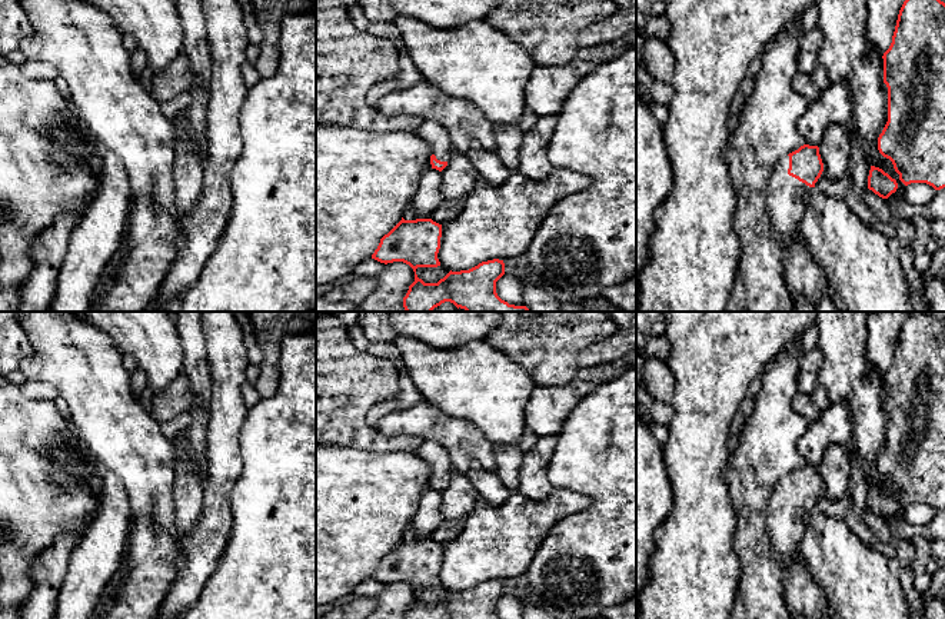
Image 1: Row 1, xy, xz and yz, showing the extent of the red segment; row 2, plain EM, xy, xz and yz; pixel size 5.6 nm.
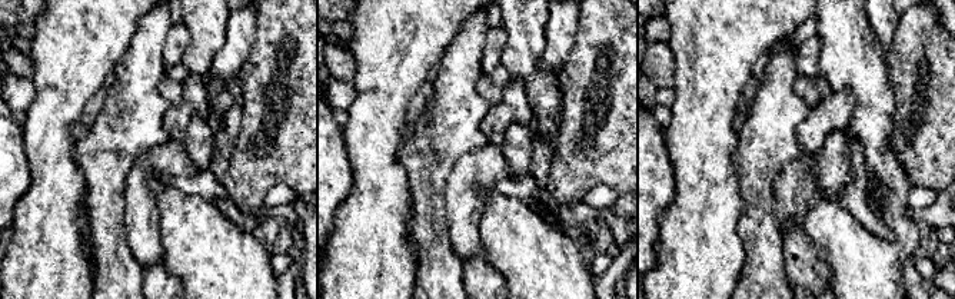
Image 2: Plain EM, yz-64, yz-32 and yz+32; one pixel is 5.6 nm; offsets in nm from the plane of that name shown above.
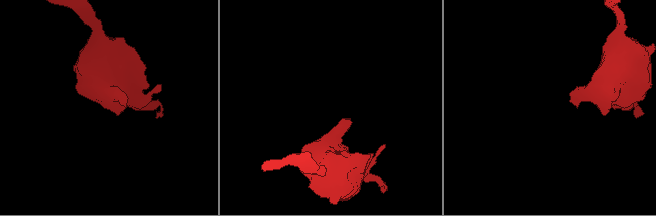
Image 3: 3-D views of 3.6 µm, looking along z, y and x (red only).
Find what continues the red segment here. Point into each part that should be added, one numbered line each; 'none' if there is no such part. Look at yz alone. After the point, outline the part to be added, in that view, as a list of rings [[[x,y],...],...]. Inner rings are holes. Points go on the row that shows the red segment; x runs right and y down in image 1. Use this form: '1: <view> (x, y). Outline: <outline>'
1: yz (787, 195). Outline: [[[782,156],[769,176],[768,207],[775,237],[783,250],[798,234],[805,196],[813,187],[788,174],[789,156]]]

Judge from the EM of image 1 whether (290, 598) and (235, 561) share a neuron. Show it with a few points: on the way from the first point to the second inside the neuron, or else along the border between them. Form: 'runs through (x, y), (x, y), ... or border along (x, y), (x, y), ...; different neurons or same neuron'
runs through (276, 585), (260, 582), (249, 575); same neuron

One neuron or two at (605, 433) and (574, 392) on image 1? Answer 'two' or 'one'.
two

